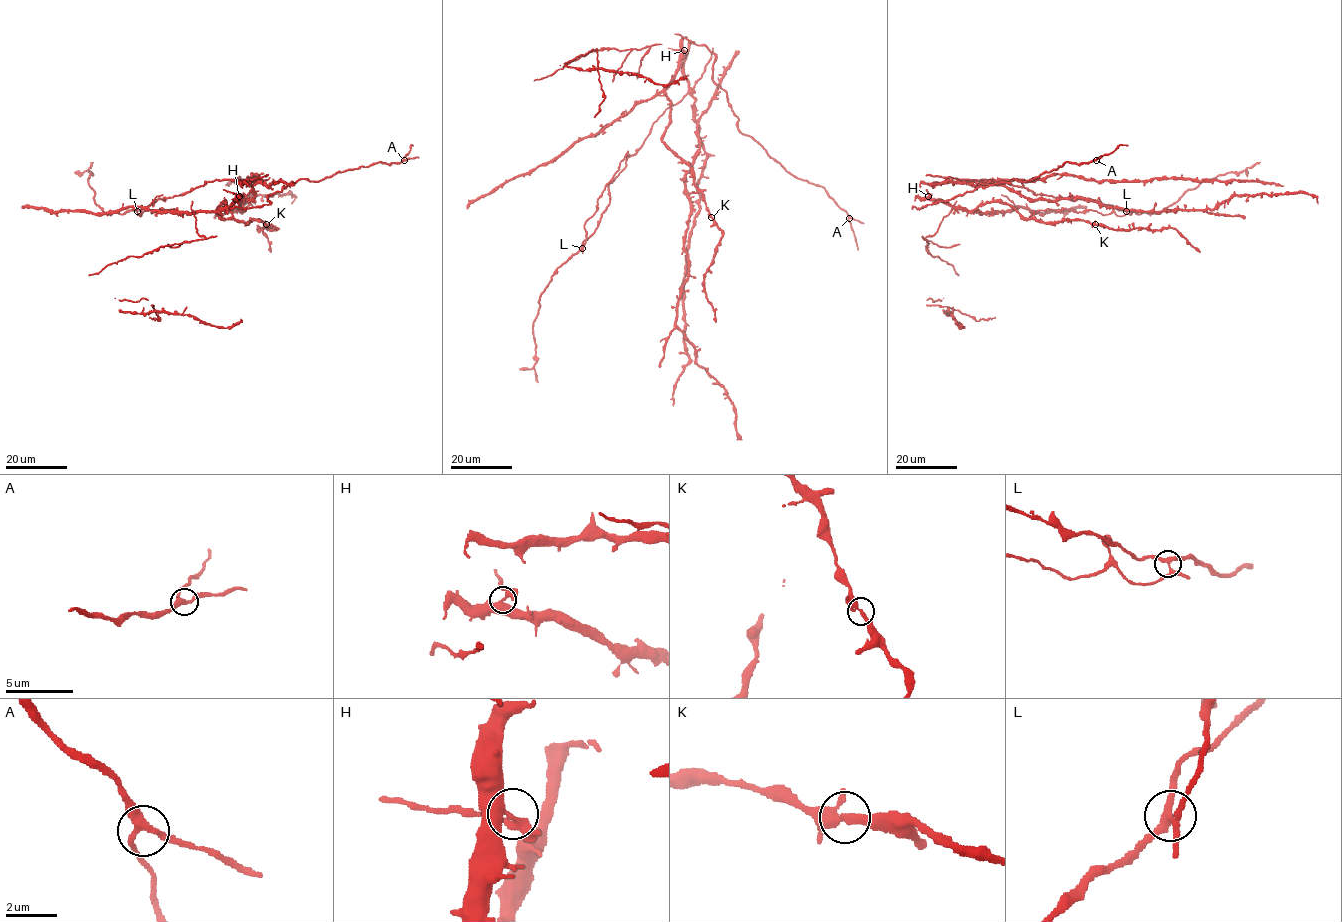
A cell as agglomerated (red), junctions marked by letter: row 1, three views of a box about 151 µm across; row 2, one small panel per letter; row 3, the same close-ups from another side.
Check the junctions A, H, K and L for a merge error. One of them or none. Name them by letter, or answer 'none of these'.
L

